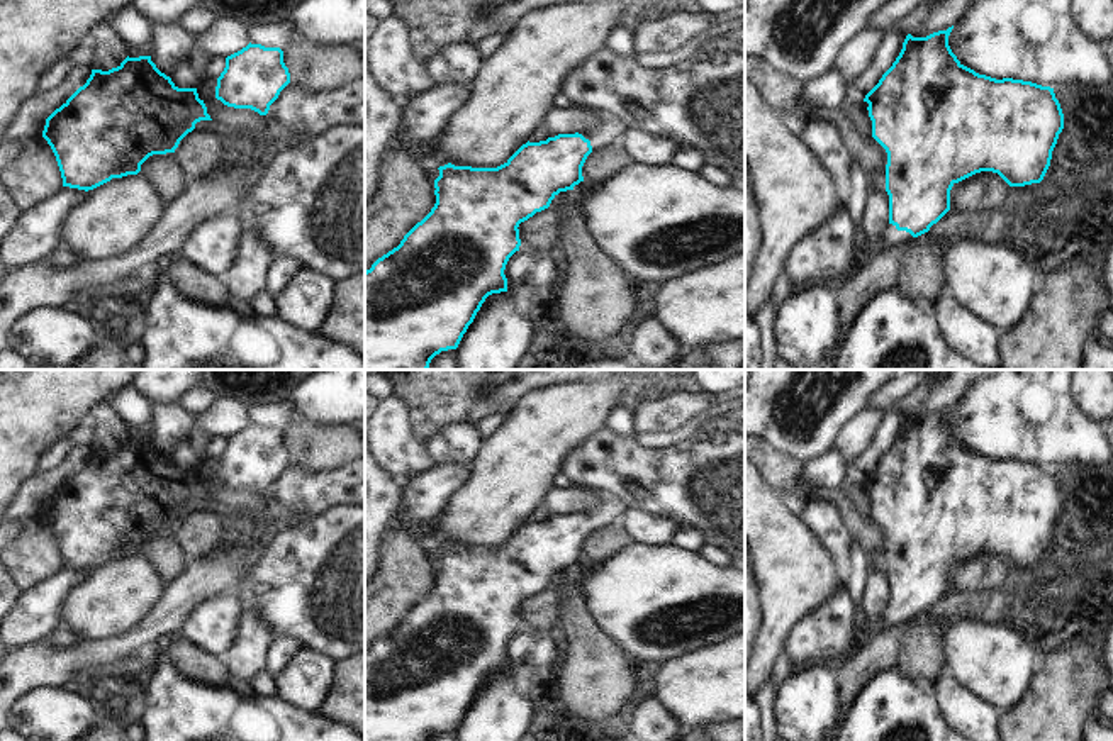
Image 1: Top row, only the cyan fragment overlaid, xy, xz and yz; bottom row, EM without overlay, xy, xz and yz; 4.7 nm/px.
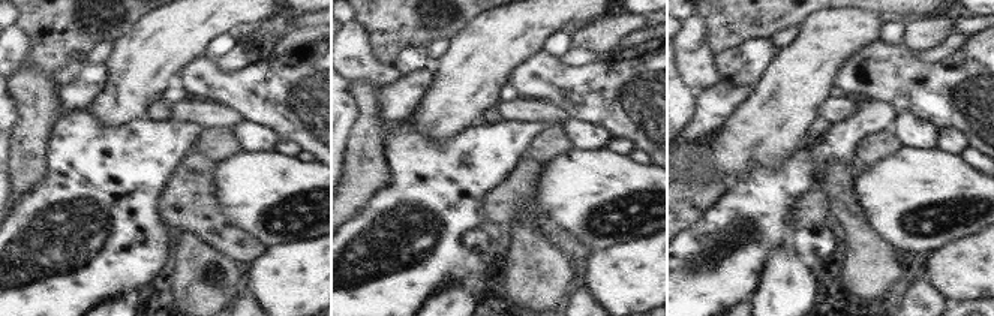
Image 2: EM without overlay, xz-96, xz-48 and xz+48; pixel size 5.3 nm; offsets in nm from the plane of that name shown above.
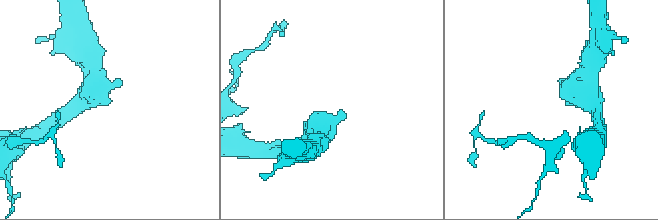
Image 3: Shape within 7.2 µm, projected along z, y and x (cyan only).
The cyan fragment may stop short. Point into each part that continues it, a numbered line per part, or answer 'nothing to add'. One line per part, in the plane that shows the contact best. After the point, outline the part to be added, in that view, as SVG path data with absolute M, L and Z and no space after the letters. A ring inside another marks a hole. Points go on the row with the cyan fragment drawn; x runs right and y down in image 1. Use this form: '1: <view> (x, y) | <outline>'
1: yz (867, 248) | M887 224L884 232L877 239L864 239L860 237L857 246L857 266L864 263L865 259L894 248L896 244L903 241L911 241L913 236L906 231L898 231L896 226Z

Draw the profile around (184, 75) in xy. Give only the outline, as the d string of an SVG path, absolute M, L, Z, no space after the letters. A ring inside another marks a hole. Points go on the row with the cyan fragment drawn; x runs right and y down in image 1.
M183 56L171 71L171 81L178 88L199 88L200 76L195 68L190 64L188 56Z

